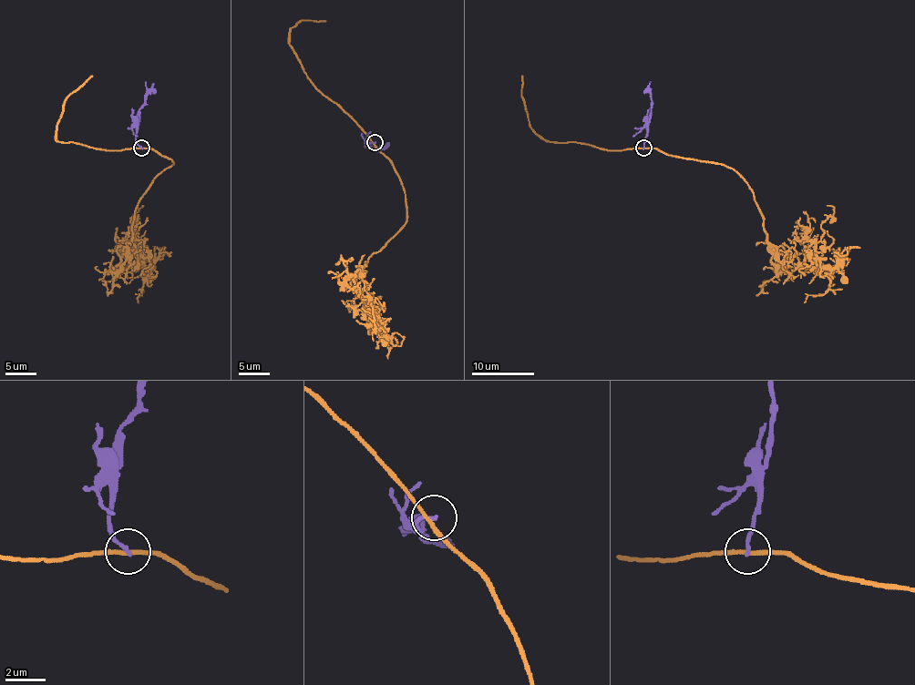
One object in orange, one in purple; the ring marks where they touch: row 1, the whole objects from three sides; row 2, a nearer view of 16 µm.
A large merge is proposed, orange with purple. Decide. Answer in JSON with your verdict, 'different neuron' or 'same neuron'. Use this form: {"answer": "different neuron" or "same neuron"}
{"answer": "different neuron"}

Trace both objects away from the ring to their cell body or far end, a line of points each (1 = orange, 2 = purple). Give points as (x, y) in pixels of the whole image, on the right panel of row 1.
1: (643, 148), (731, 168), (753, 192), (766, 241), (777, 252), (815, 256), (828, 279), (822, 294), (804, 302)
2: (643, 148), (652, 102), (647, 86), (650, 82)

